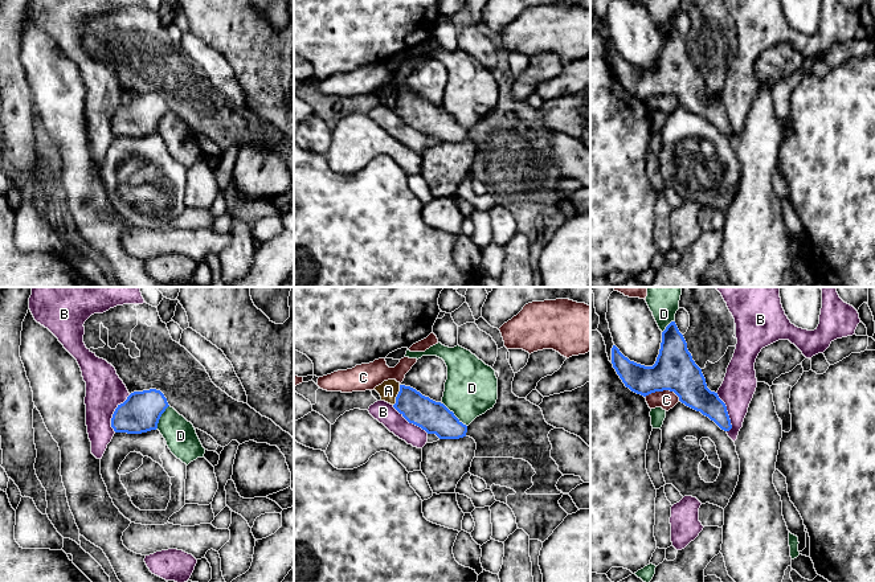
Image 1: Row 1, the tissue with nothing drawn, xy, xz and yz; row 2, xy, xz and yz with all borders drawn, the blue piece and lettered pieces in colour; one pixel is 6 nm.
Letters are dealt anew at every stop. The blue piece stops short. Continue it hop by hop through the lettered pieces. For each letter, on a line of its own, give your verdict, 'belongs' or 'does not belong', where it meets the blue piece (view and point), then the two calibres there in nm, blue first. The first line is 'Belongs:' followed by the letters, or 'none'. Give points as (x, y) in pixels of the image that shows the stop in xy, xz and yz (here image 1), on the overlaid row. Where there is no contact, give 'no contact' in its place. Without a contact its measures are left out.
Belongs: none
A: does not belong; contact xz (397, 396); calibres 190 and 120 nm
B: does not belong; contact xy (114, 413); calibres 240 and 240 nm
C: does not belong; contact yz (663, 389); calibres 260 and 120 nm
D: does not belong; contact xz (453, 414); calibres 190 and 320 nm

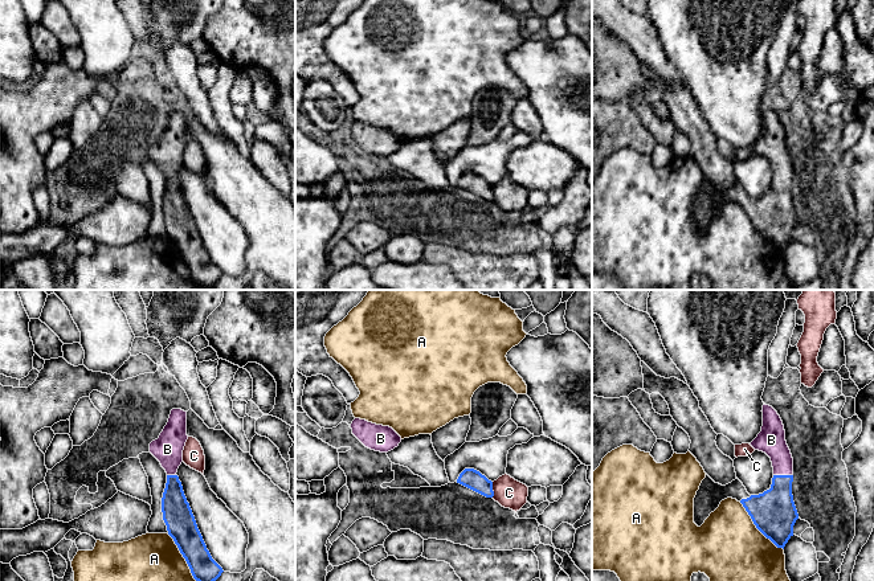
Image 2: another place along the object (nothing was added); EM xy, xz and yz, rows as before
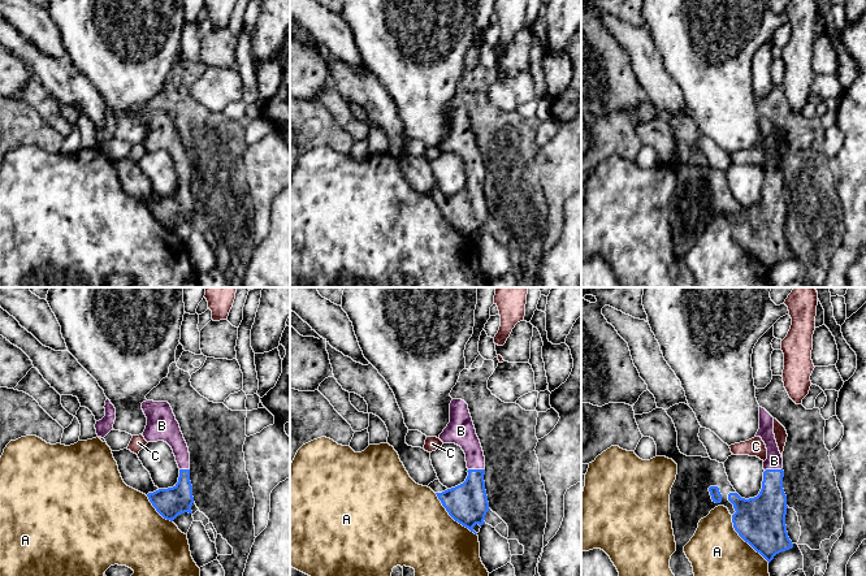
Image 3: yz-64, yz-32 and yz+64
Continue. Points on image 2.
Belongs: B
A: does not belong; contact yz (758, 528); calibres 280 and 420 nm
B: belongs; contact yz (783, 475); calibres 280 and 170 nm
C: does not belong; contact xz (491, 490); calibres 120 and 180 nm

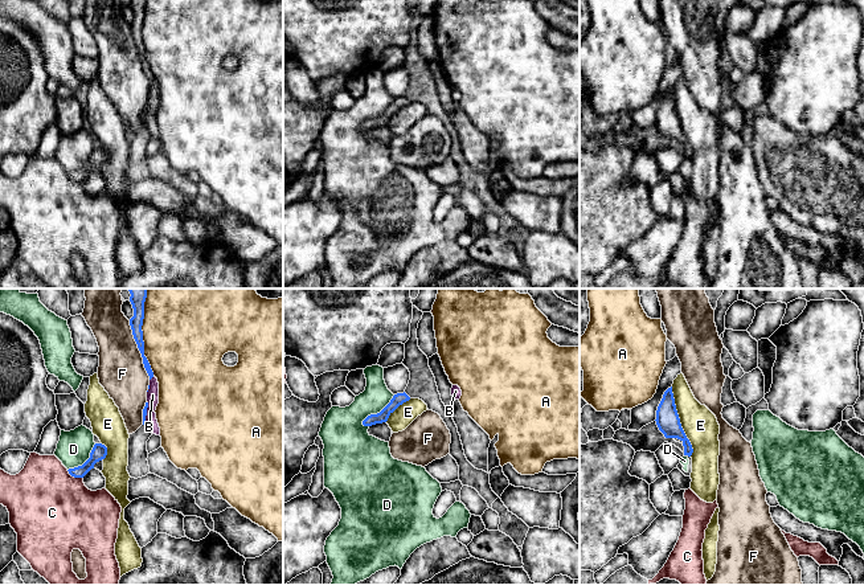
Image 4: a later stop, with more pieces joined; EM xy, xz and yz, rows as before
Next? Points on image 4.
Belongs: none
A: does not belong; contact xy (142, 332); calibres 100 and 500 nm
B: does not belong; contact xy (146, 412); calibres 30 and 80 nm
C: does not belong; contact xy (74, 477); calibres 90 and 500 nm
D: does not belong; contact xz (377, 413); calibres 70 and 280 nm
E: does not belong; contact yz (679, 421); calibres 140 and 220 nm
F: does not belong; contact xy (139, 350); calibres 80 and 280 nm

